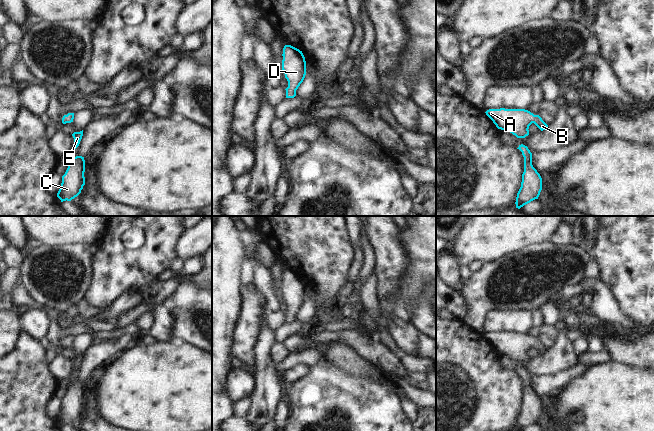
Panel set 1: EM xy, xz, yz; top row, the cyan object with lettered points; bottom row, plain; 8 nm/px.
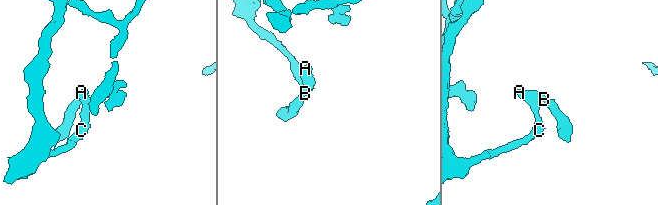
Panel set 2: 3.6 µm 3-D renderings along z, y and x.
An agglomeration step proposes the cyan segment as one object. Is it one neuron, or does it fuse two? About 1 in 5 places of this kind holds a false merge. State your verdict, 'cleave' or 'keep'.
keep

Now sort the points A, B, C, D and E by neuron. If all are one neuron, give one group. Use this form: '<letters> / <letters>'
A B C D E

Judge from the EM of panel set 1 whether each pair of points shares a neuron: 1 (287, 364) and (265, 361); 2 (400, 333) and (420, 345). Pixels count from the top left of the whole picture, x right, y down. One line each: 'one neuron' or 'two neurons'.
1: two neurons
2: one neuron

